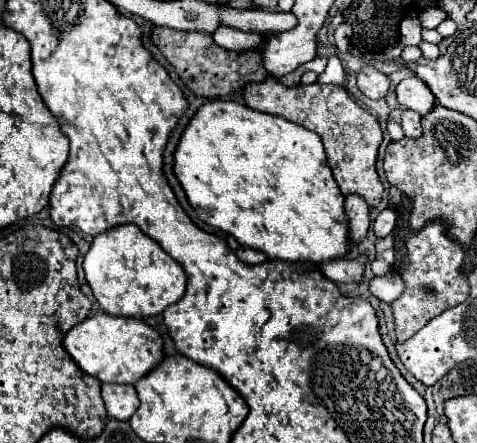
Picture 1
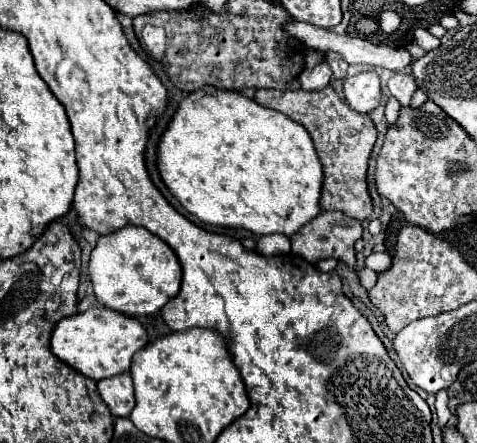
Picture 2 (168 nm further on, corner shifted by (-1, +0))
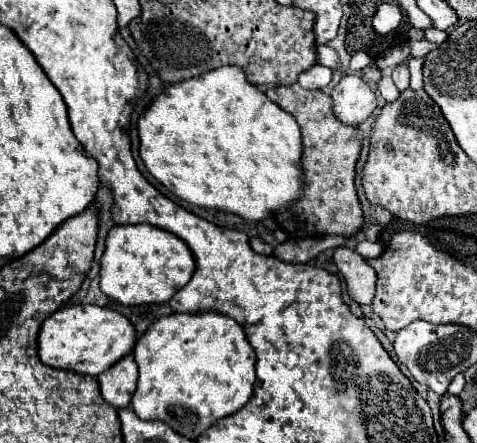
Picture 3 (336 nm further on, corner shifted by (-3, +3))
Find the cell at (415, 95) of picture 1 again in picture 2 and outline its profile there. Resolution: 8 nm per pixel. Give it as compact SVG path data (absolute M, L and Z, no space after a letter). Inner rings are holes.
M395 73L389 81L387 81L387 87L391 91L391 95L401 103L401 105L409 105L417 85L415 85L415 79L413 75L409 73Z

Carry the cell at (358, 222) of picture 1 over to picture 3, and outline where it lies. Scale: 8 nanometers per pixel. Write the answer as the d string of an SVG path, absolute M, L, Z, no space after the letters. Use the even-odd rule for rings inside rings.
M347 246L335 248L333 262L339 268L339 272L345 276L351 298L359 304L371 304L377 276L375 276L375 270L369 266L369 262Z

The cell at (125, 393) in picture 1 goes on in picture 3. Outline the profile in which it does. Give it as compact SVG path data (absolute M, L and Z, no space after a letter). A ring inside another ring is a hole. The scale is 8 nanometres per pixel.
M129 354L129 358L123 358L117 366L111 366L107 372L99 374L97 380L105 402L109 402L117 410L127 408L137 388L137 364L133 360L133 354Z

